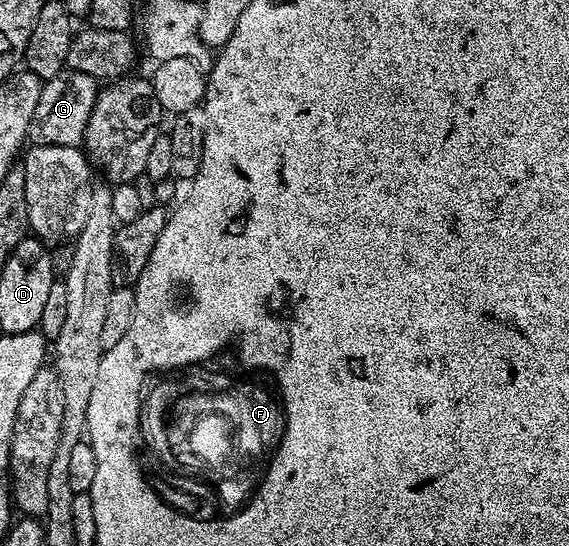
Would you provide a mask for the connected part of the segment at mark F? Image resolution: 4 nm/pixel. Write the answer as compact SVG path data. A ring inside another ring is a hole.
M227 341L227 342L226 342L226 343L221 343L221 349L219 349L219 353L218 353L218 354L217 354L217 356L216 356L216 358L217 358L217 360L216 360L216 363L217 363L217 362L218 362L218 363L217 363L217 371L205 371L205 372L203 372L203 373L202 373L202 375L193 375L193 376L191 376L191 377L190 377L190 379L189 379L189 383L190 383L190 385L191 385L191 386L193 386L193 387L194 387L194 389L195 389L195 390L197 390L197 391L233 391L233 392L231 392L231 393L230 393L230 395L221 395L221 396L219 396L219 397L218 397L218 399L209 399L209 400L207 400L207 401L206 401L206 403L205 403L205 404L203 404L203 405L202 405L202 407L201 407L201 415L202 415L202 419L201 419L201 420L199 420L199 421L198 421L198 423L197 423L197 424L195 424L195 425L194 425L194 427L193 427L193 423L192 423L192 419L193 419L193 395L192 395L192 393L191 393L191 392L189 392L189 383L188 383L188 381L187 381L187 380L185 380L185 374L186 374L186 372L185 372L185 371L184 371L184 370L181 370L181 369L177 369L177 370L173 370L173 369L169 369L169 370L165 370L165 369L161 369L161 370L158 370L158 371L157 371L157 372L156 372L156 374L154 374L154 375L153 375L153 376L152 376L152 377L150 377L150 378L148 378L148 379L146 379L146 380L145 380L145 385L144 385L144 387L142 387L142 389L141 389L141 414L140 414L140 416L139 416L139 418L138 418L138 420L137 420L137 430L138 430L138 432L139 432L139 450L138 450L138 451L137 451L137 461L138 461L138 463L140 463L140 464L141 464L141 469L142 469L142 471L144 471L144 473L145 473L145 478L146 478L146 479L148 479L148 480L150 480L150 481L153 481L153 480L156 480L156 483L155 483L155 489L156 489L156 491L157 491L157 492L158 492L158 493L159 493L159 497L160 497L160 498L161 498L161 499L165 499L165 500L167 500L167 502L168 502L168 503L171 503L171 504L176 504L176 508L177 508L177 511L178 511L178 512L179 512L179 513L183 513L183 517L187 517L187 518L188 518L188 519L191 519L191 518L194 518L194 515L195 515L195 513L196 513L196 515L195 515L195 518L196 518L196 519L197 519L197 520L198 520L198 521L200 521L200 522L201 522L201 523L214 523L214 522L215 522L215 521L227 521L227 520L228 520L228 519L237 519L237 515L241 515L241 511L245 511L245 507L249 507L249 503L250 503L250 501L251 501L251 497L255 497L255 496L257 496L257 494L258 494L258 493L259 493L259 489L260 489L260 487L265 487L265 483L269 483L269 471L273 471L273 463L277 463L277 455L281 455L281 447L285 447L285 435L289 435L289 403L285 403L285 387L281 387L281 383L280 383L280 382L279 382L279 381L278 381L278 379L277 379L277 378L276 378L276 377L274 377L274 375L273 375L273 367L264 367L264 369L263 369L263 371L264 371L264 374L265 374L265 376L264 376L264 378L265 378L265 383L264 383L264 381L263 381L263 380L261 380L261 379L253 379L253 375L255 375L255 369L254 369L254 368L253 368L253 366L251 366L251 365L250 365L250 363L244 363L244 361L243 361L243 360L241 360L241 343L240 343L240 341ZM161 391L165 391L165 395L166 395L166 397L167 397L167 398L169 398L169 399L173 399L173 398L175 398L175 397L176 397L176 395L178 395L178 399L177 399L177 400L175 400L175 401L174 401L174 403L173 403L173 407L174 407L174 411L173 411L173 415L174 415L174 416L173 416L173 415L172 415L172 413L171 413L171 412L169 412L169 411L165 411L165 412L163 412L163 413L162 413L162 415L161 415ZM160 443L161 443L161 451L162 451L162 453L163 453L163 454L165 454L165 455L169 455L169 454L173 454L173 459L174 459L174 461L175 461L175 462L177 462L177 463L181 463L181 487L182 487L182 489L183 489L183 490L185 490L185 491L193 491L193 490L195 490L195 489L196 489L196 487L198 487L198 491L197 491L197 492L195 492L195 493L194 493L194 495L181 495L181 496L179 496L179 497L178 497L178 499L177 499L177 495L176 495L176 493L175 493L175 492L173 492L173 491L169 491L169 483L173 483L173 482L175 482L175 481L176 481L176 479L177 479L177 475L176 475L176 473L175 473L175 472L173 472L173 471L161 471L161 472L159 472L159 473L158 473L158 475L157 475L157 446L159 446L159 445L160 445Z

